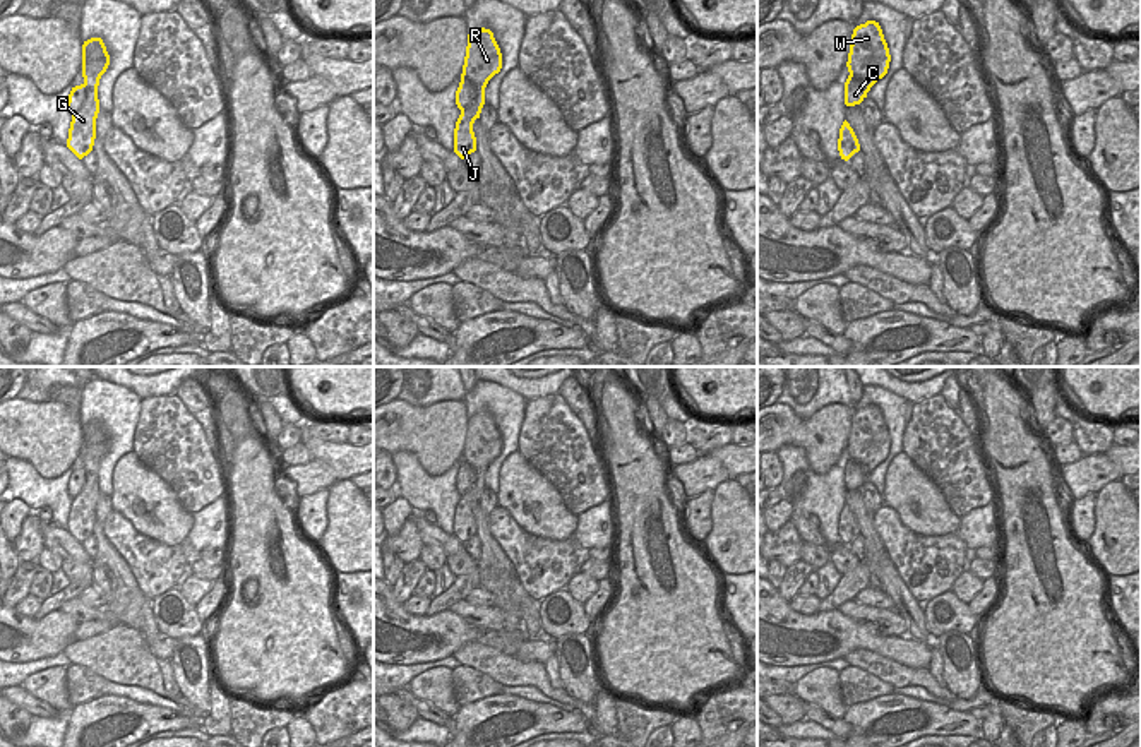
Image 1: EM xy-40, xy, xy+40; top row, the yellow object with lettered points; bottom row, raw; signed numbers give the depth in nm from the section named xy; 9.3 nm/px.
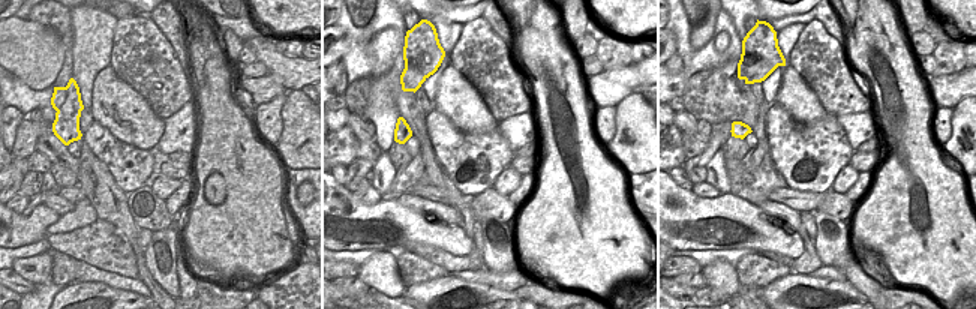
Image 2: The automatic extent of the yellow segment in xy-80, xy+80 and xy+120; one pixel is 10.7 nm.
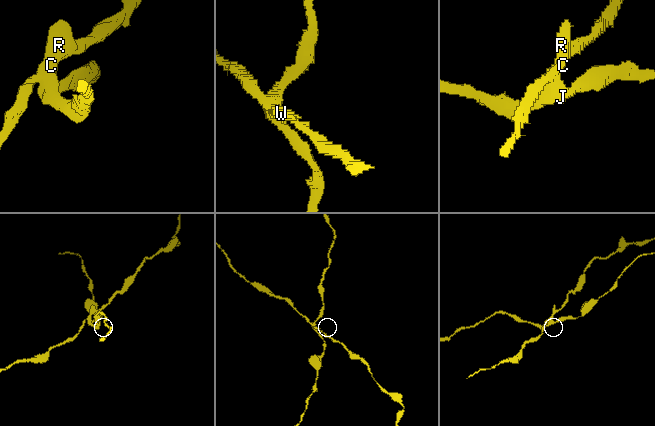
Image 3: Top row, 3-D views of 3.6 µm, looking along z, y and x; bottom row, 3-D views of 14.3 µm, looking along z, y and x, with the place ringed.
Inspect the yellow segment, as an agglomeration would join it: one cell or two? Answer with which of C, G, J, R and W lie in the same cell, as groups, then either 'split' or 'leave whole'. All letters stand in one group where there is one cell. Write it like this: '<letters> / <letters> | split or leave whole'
C / G J R W | split

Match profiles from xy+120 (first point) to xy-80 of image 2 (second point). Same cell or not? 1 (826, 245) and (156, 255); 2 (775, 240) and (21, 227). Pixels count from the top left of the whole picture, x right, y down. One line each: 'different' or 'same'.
1: same
2: same

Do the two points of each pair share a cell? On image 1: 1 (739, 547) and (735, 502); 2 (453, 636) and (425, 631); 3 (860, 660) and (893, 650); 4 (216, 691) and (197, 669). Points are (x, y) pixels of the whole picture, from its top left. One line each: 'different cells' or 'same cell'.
1: same cell
2: same cell
3: different cells
4: different cells

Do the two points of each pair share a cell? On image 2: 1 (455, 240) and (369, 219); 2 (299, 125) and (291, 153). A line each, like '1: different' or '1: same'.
1: same
2: same

